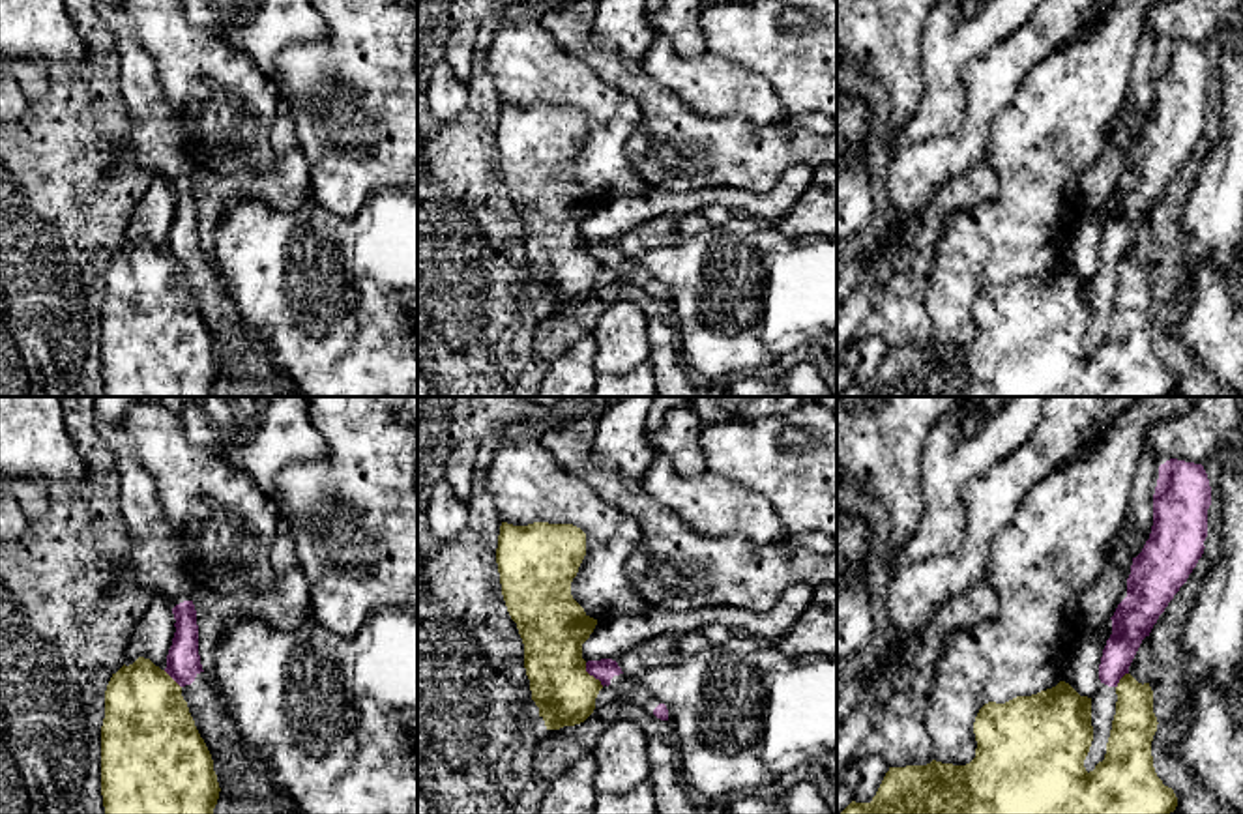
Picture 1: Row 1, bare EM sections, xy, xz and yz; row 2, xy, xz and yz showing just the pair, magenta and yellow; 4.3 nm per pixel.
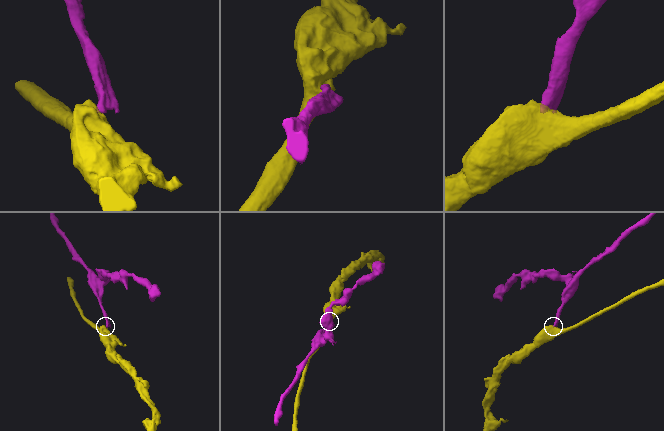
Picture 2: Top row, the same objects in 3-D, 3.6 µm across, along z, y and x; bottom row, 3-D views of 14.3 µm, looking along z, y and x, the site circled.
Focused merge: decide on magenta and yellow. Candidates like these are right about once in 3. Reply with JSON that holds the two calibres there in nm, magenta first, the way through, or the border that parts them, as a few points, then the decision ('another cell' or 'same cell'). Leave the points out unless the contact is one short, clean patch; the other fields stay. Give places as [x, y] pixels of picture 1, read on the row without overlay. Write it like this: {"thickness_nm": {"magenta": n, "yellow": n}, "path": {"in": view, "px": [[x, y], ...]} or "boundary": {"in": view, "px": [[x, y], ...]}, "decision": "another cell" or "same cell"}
{"thickness_nm": {"magenta": 90, "yellow": 280}, "boundary": {"in": "xz", "px": [[584, 244], [584, 249], [603, 266]]}, "decision": "another cell"}

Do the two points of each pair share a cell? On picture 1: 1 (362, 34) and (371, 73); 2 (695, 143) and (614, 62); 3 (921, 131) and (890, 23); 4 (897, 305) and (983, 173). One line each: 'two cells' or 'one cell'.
1: one cell
2: one cell
3: two cells
4: one cell

